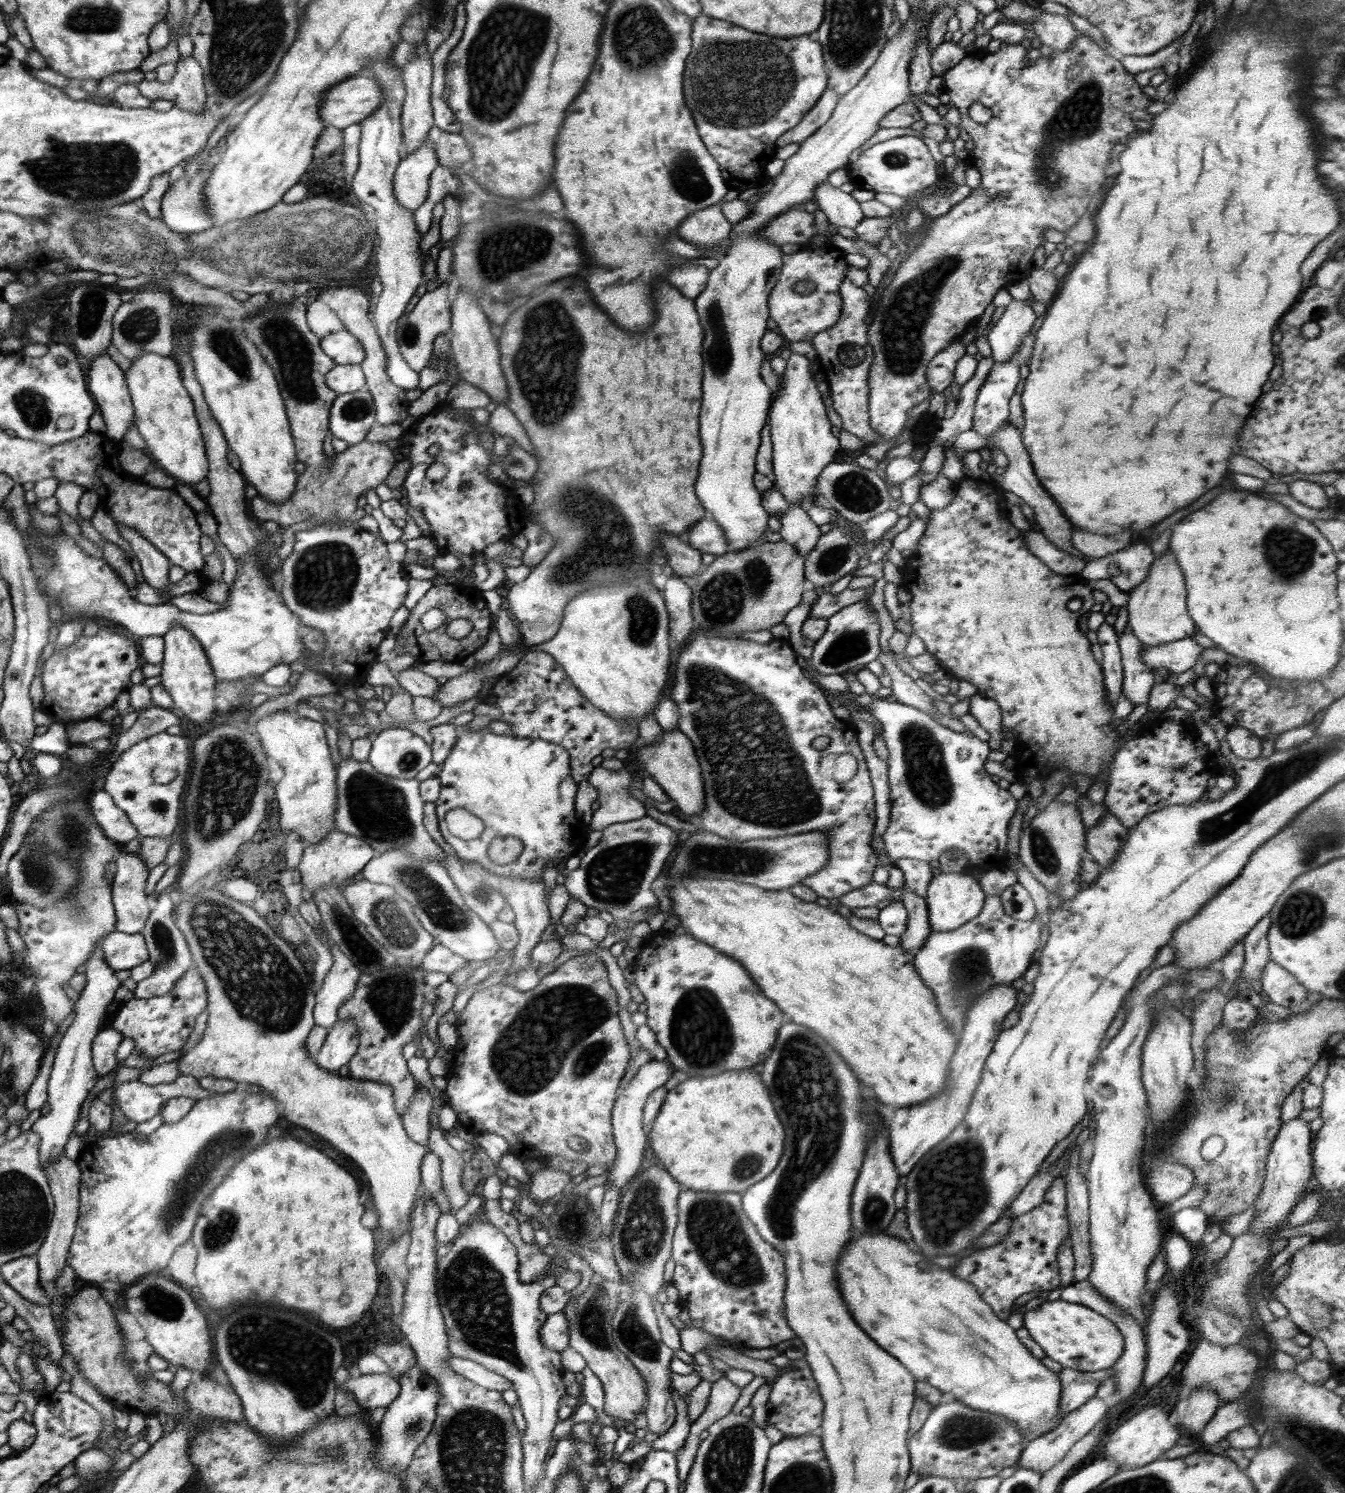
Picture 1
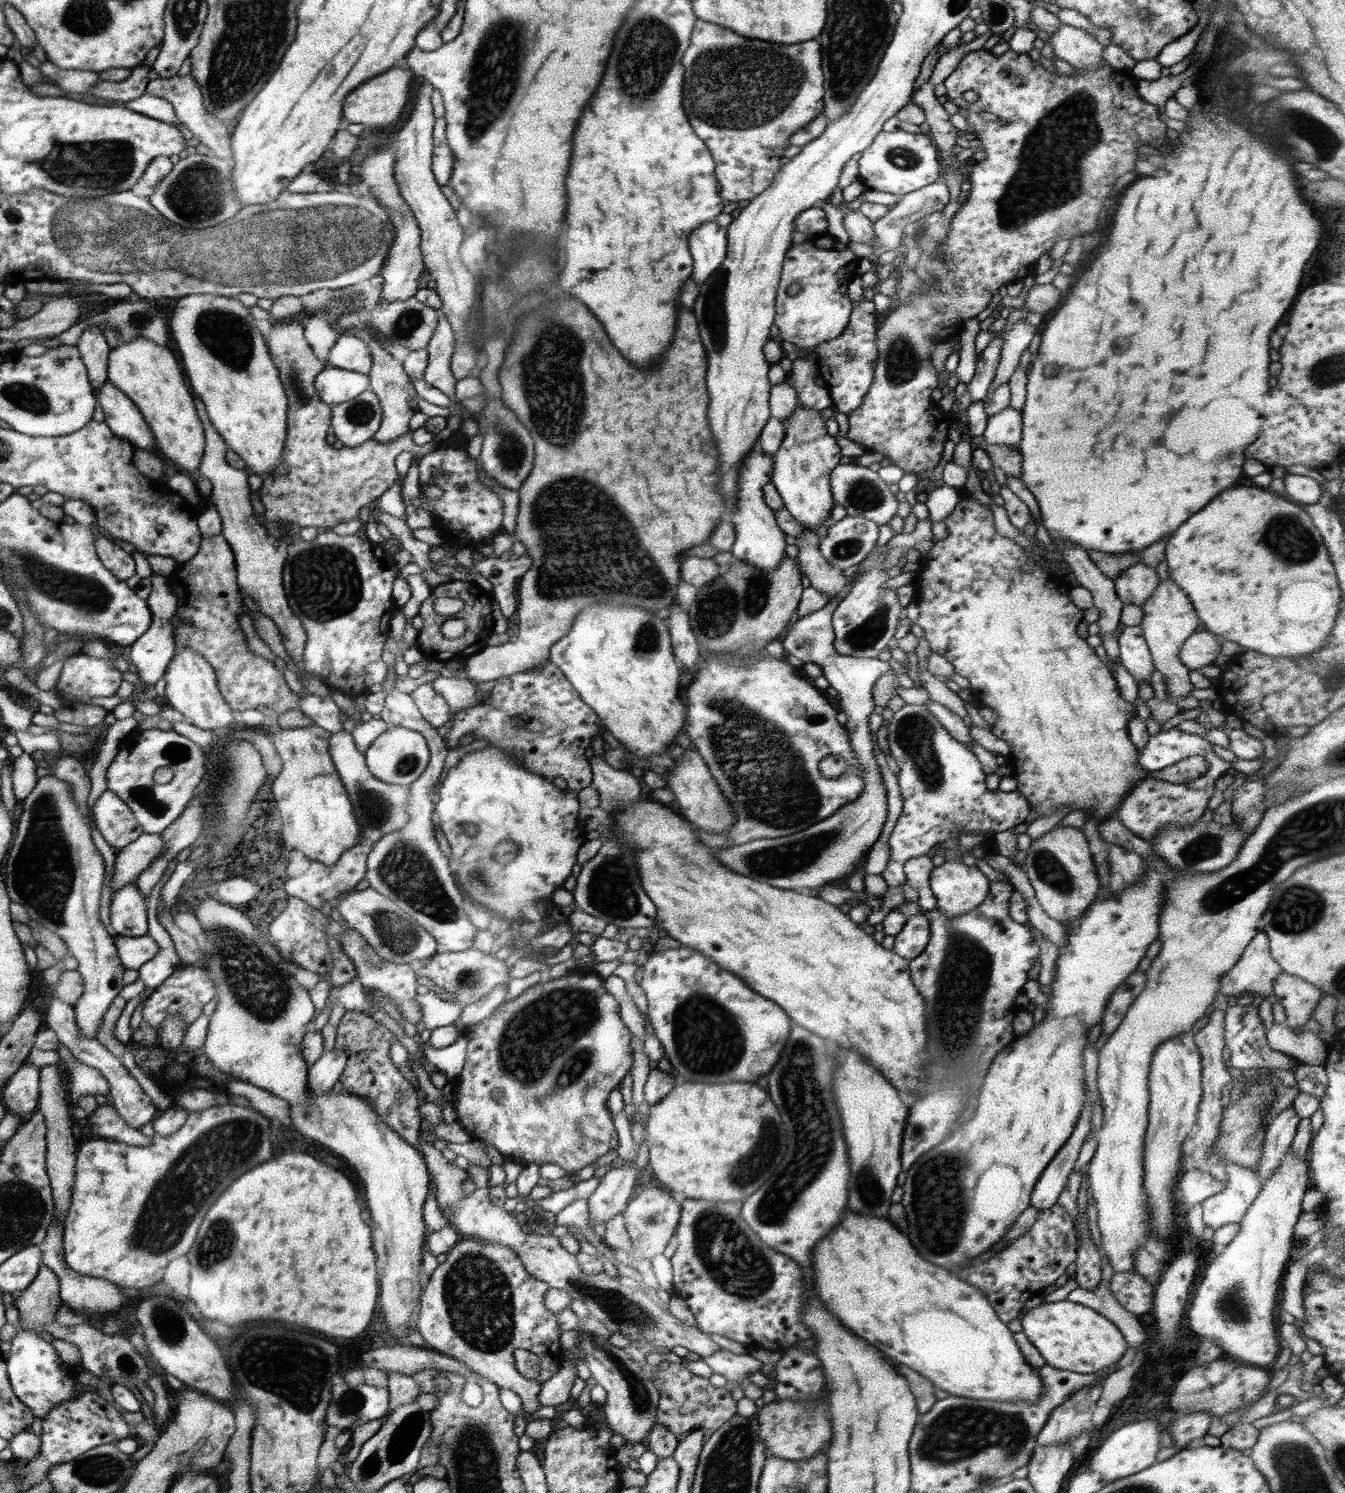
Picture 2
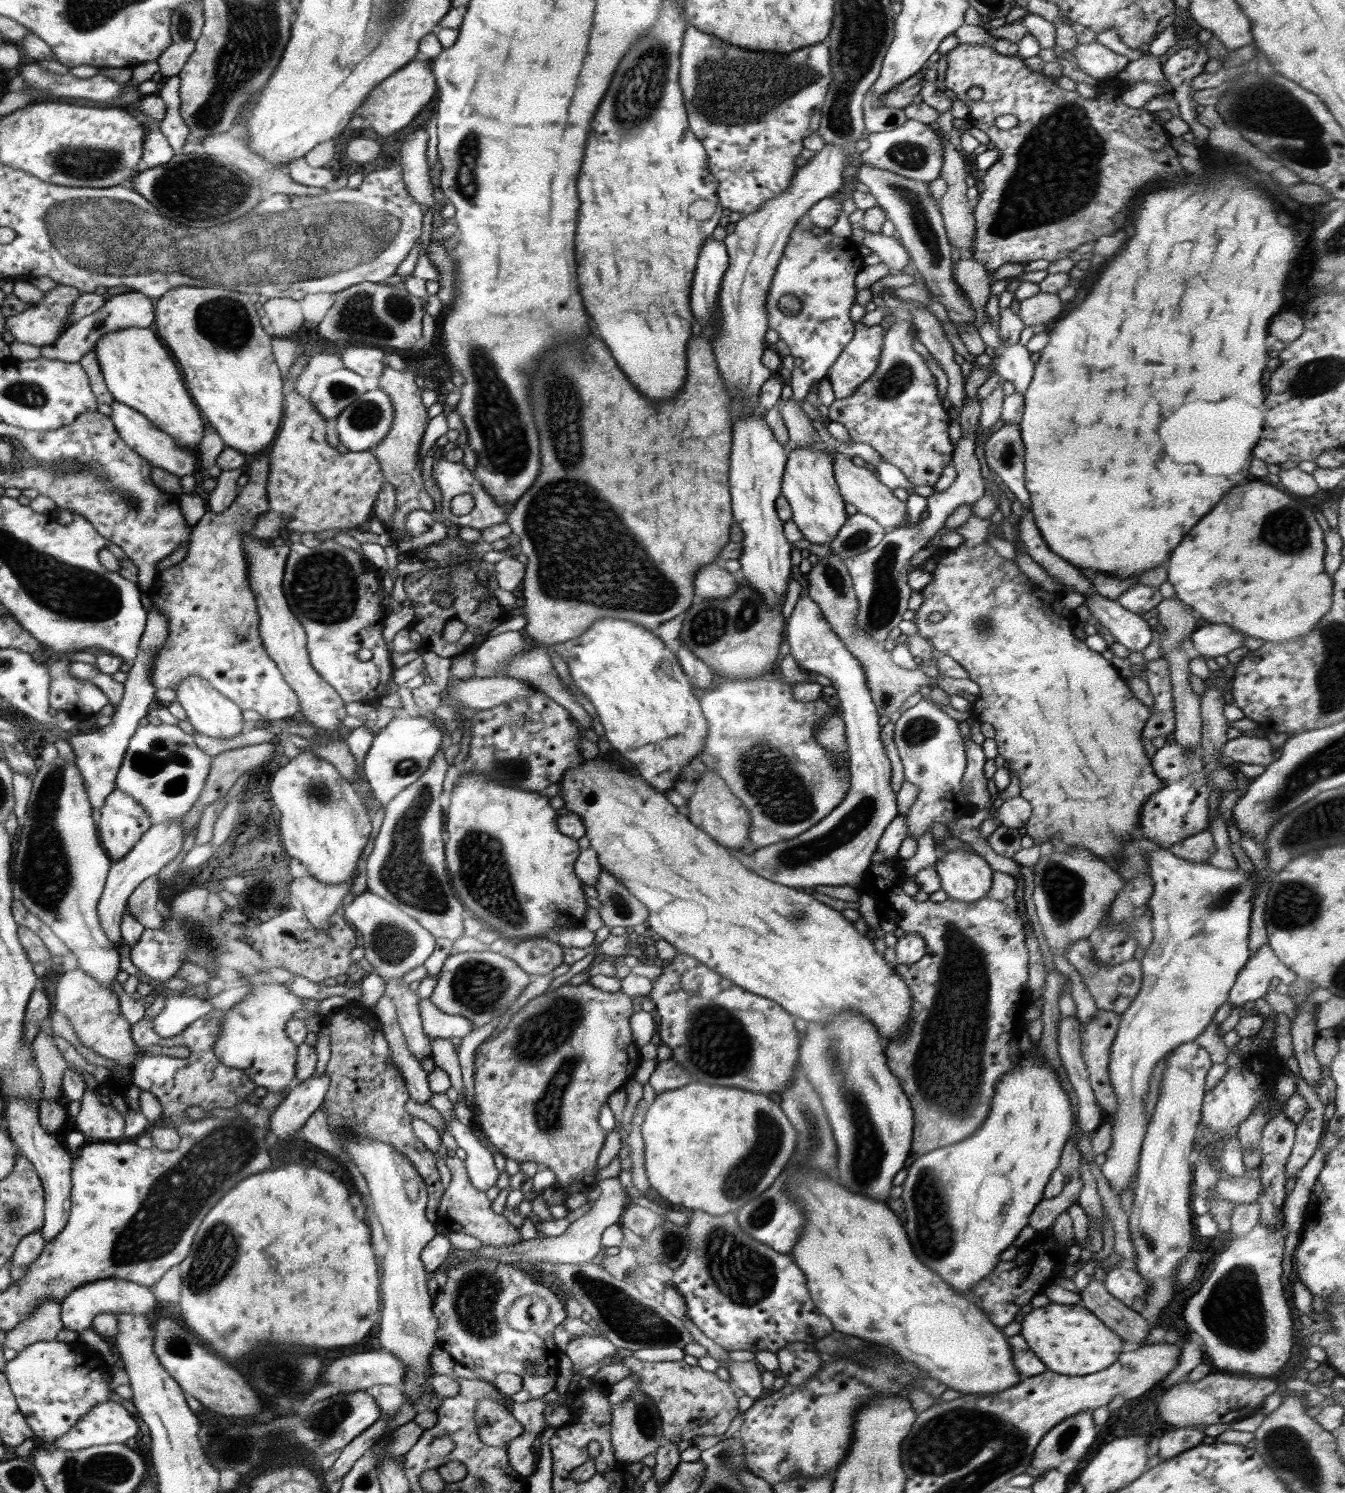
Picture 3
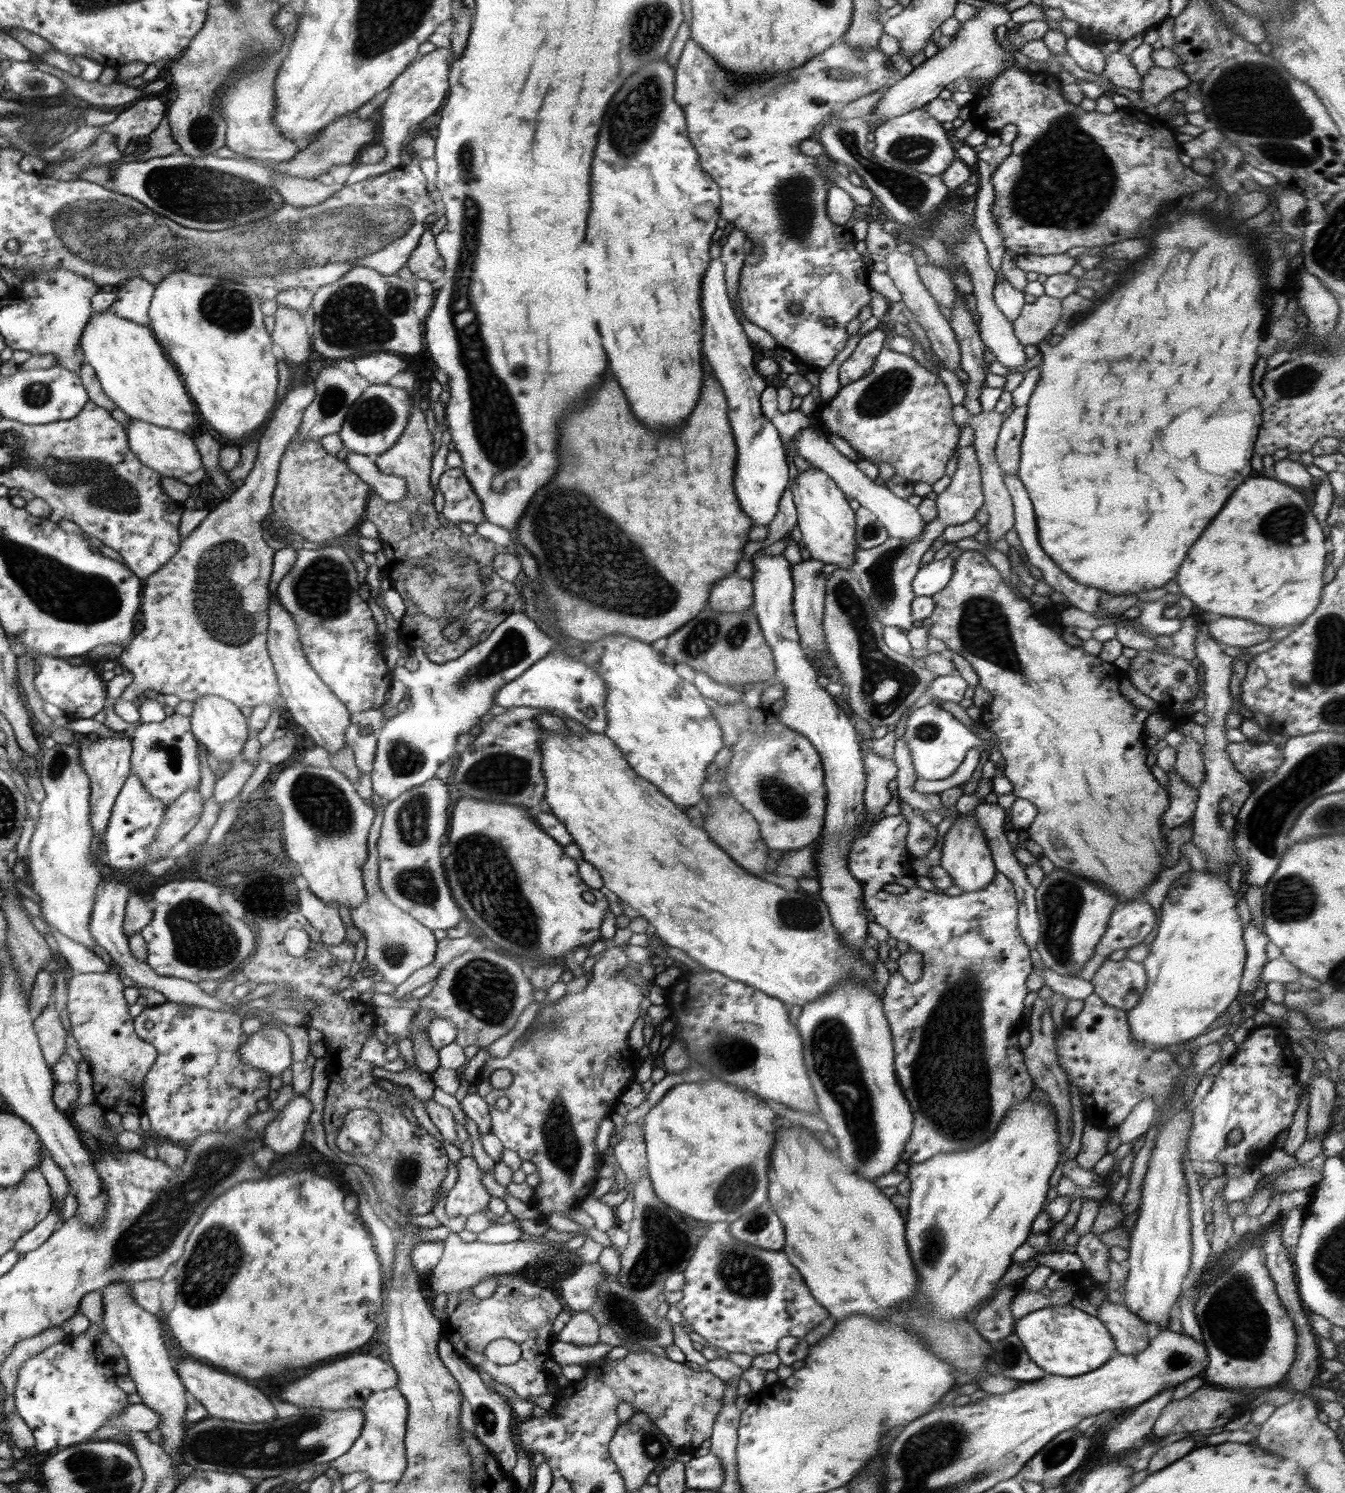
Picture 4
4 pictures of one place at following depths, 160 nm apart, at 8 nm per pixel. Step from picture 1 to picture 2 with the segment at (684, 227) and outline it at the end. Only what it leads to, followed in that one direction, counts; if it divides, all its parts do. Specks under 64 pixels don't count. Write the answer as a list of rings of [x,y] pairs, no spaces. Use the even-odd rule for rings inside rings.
[[[715,220],[700,224],[688,239],[693,258],[692,281],[703,286],[704,281],[718,271],[727,253],[727,229]]]

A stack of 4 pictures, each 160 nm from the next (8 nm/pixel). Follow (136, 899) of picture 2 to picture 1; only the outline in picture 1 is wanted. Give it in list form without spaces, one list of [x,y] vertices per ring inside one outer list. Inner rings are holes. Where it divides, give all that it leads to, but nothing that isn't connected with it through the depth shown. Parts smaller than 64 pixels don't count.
[[[120,849],[113,864],[116,873],[112,879],[111,891],[116,931],[140,933],[153,905],[144,891],[149,869],[138,853],[124,852],[123,849]]]

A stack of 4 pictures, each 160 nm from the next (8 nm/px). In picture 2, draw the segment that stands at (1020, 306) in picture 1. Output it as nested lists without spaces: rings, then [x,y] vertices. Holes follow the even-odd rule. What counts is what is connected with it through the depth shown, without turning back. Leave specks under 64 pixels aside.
[[[1025,319],[1015,323],[1010,331],[1002,333],[1005,338],[1003,338],[1000,362],[988,392],[1007,382],[1013,375],[1019,365],[1022,352],[1030,346],[1030,340],[1034,338],[1034,334],[1036,334],[1036,328],[1028,325]]]

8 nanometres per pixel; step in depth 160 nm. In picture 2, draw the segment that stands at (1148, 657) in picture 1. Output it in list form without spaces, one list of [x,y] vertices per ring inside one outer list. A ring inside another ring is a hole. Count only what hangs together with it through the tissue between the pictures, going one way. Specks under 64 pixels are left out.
[[[1208,630],[1195,632],[1181,646],[1180,660],[1190,670],[1215,664],[1222,638]]]

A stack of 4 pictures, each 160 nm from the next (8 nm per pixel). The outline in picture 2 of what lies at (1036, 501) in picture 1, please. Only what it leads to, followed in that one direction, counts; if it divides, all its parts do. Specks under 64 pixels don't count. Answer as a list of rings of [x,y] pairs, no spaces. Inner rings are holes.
[[[1008,405],[1001,413],[988,418],[984,433],[986,444],[1018,449],[1021,438],[1021,411],[1018,409]],[[1052,538],[1052,544],[1055,544],[1058,548],[1058,553],[1063,557],[1070,568],[1072,568],[1072,574],[1076,577],[1079,586],[1083,586],[1086,590],[1090,590],[1093,594],[1094,606],[1099,610],[1098,621],[1096,624],[1100,627],[1098,635],[1102,639],[1102,646],[1104,646],[1108,661],[1113,663],[1120,663],[1119,660],[1119,642],[1118,642],[1118,631],[1121,624],[1121,610],[1123,602],[1118,598],[1117,592],[1115,591],[1115,584],[1113,580],[1110,580],[1092,561],[1086,551],[1078,545],[1068,543],[1064,541],[1064,538]]]

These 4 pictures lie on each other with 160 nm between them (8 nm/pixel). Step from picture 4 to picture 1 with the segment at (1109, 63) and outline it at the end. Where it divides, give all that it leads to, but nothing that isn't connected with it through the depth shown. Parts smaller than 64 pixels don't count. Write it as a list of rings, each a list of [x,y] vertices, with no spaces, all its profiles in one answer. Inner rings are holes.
[[[1039,11],[1030,29],[1040,38],[1042,44],[1055,52],[1066,52],[1077,39],[1077,30],[1068,17]]]

